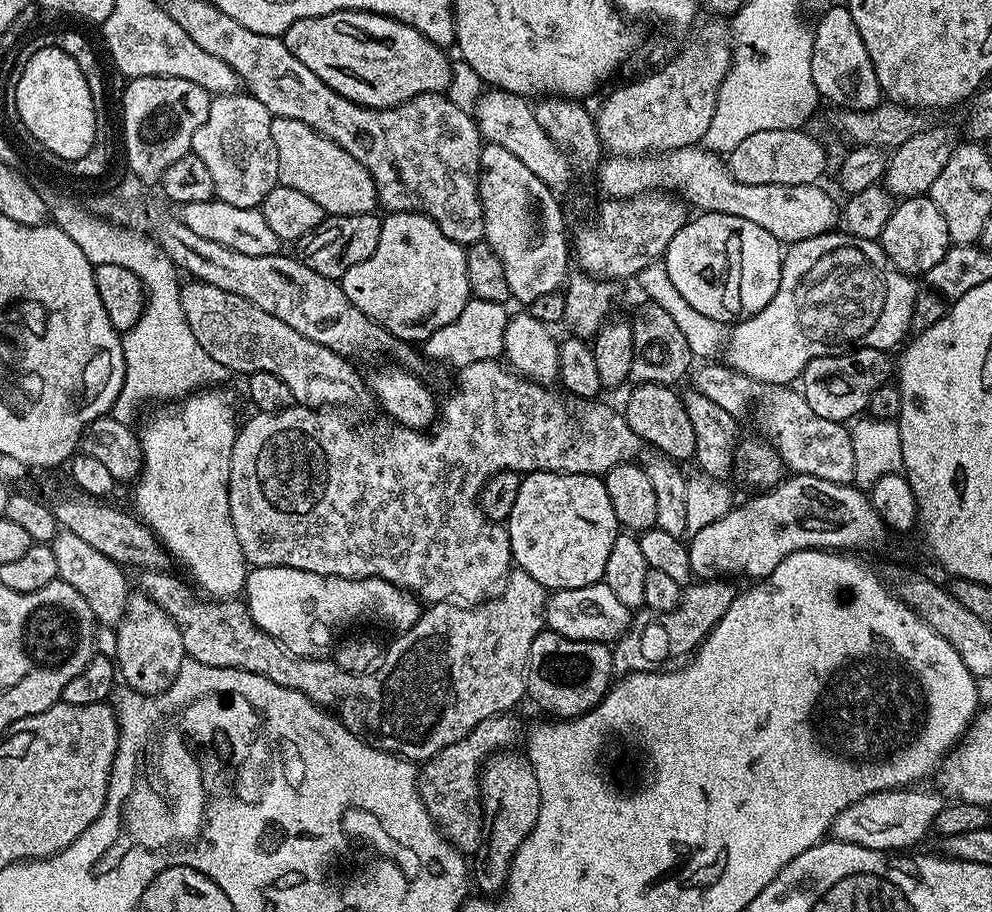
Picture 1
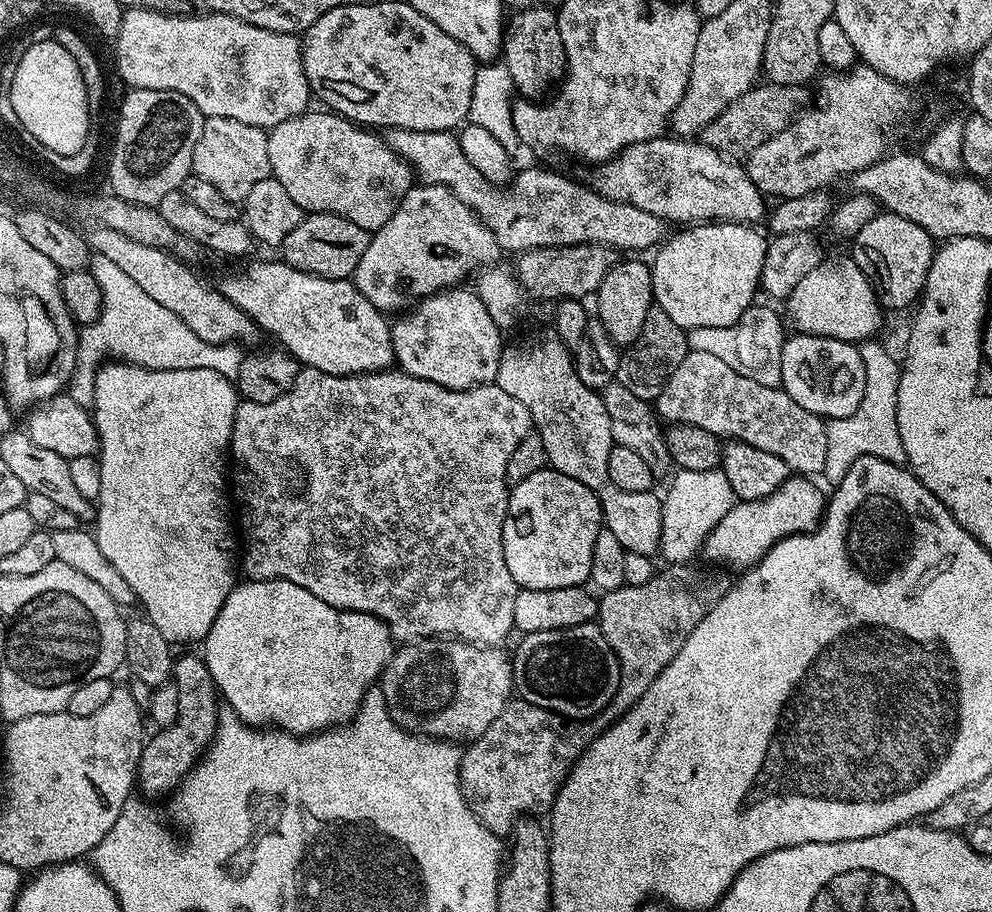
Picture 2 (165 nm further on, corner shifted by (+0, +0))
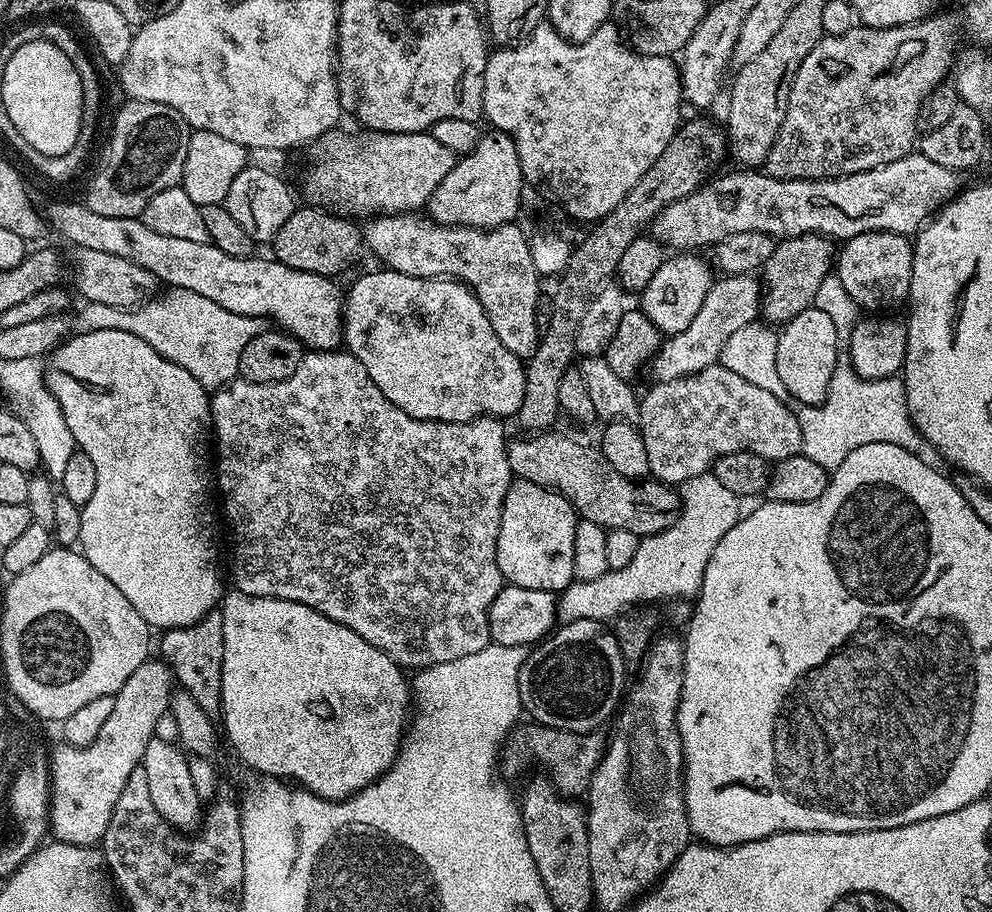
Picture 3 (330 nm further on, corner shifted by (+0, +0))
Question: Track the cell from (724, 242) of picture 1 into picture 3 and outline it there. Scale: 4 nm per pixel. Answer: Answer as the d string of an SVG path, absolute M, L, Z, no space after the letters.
M672 254L665 259L662 266L650 278L650 282L645 286L644 291L639 293L639 307L658 326L661 334L673 336L694 319L694 314L698 314L698 309L702 307L702 302L706 299L706 294L712 289L714 283L713 269L707 259L699 260L696 254Z

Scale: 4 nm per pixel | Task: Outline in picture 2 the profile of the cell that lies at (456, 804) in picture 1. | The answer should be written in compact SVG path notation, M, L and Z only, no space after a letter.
M691 563L665 567L665 572L657 571L642 586L625 584L613 592L605 592L598 600L598 623L600 632L606 638L610 650L616 656L620 667L620 685L610 698L608 705L586 720L570 720L559 716L557 712L546 710L542 706L534 706L519 698L508 701L508 705L494 718L490 730L477 740L471 741L463 749L460 757L460 789L470 806L472 813L485 824L495 836L504 838L515 828L517 820L524 817L540 818L551 813L552 804L556 800L558 790L564 785L564 780L570 774L572 767L578 762L580 755L587 750L594 738L602 735L618 718L622 718L650 690L650 682L670 666L674 654L682 650L686 638L694 634L694 626L718 606L718 602L727 594L734 583L733 577L727 571L717 570L712 566L692 568Z

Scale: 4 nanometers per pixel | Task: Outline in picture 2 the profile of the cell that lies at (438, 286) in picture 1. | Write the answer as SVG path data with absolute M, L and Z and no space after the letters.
M423 182L417 183L405 194L398 210L390 214L390 222L371 233L371 238L366 254L362 254L362 262L358 262L356 267L354 283L356 289L385 314L399 313L425 296L463 285L468 275L471 277L481 266L495 265L499 261L496 259L502 256L498 238L490 234L488 227L476 217L470 206L466 206L466 202L462 202L462 198L455 196L446 186Z

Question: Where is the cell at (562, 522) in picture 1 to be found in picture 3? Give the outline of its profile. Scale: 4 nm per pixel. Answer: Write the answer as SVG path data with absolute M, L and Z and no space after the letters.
M513 479L502 506L502 518L498 530L498 570L502 570L505 581L526 590L546 590L561 593L574 579L574 530L578 523L576 511L562 498L562 494L534 482Z

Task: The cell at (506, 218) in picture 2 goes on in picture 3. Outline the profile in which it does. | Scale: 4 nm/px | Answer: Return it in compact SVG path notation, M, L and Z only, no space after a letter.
M913 150L894 162L886 162L870 170L826 180L779 180L763 170L736 171L740 172L717 175L701 184L686 198L670 202L670 206L666 206L652 219L650 235L668 250L708 250L713 244L730 238L730 234L746 234L746 230L770 234L773 238L817 232L818 235L827 236L836 242L843 242L867 232L893 232L899 236L911 237L962 188L961 173L946 166L938 166L938 162L930 162L930 158L923 156L919 150Z

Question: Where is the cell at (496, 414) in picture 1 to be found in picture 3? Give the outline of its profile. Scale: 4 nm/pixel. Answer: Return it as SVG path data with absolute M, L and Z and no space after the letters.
M347 350L309 351L302 358L298 370L294 370L294 374L290 374L290 378L286 378L282 382L259 384L237 378L231 384L225 384L223 388L215 389L211 393L210 399L212 402L212 428L214 429L214 484L218 489L219 499L220 496L224 499L224 508L222 504L223 519L224 516L228 519L228 528L232 531L232 580L236 583L233 584L235 591L247 596L289 600L290 602L298 602L302 606L310 606L314 610L318 610L318 614L338 622L342 626L354 630L354 634L366 638L366 642L370 642L370 646L382 650L393 662L405 670L419 670L426 666L434 666L438 662L454 662L454 658L462 658L465 654L475 654L490 643L492 635L488 625L488 611L494 598L498 598L500 589L506 584L502 570L498 570L498 554L496 553L498 550L498 530L500 529L504 499L514 479L508 461L510 440L509 437L504 437L504 428L500 425L503 423L497 417L479 416L477 420L470 422L438 422L437 420L419 420L413 416L408 416L402 410L398 410L398 406L394 406L394 402L385 398L382 390L378 390L378 386L374 386L374 378L370 378L370 374L366 374L366 366L362 366L362 362L358 362L358 358L354 358L352 353Z

